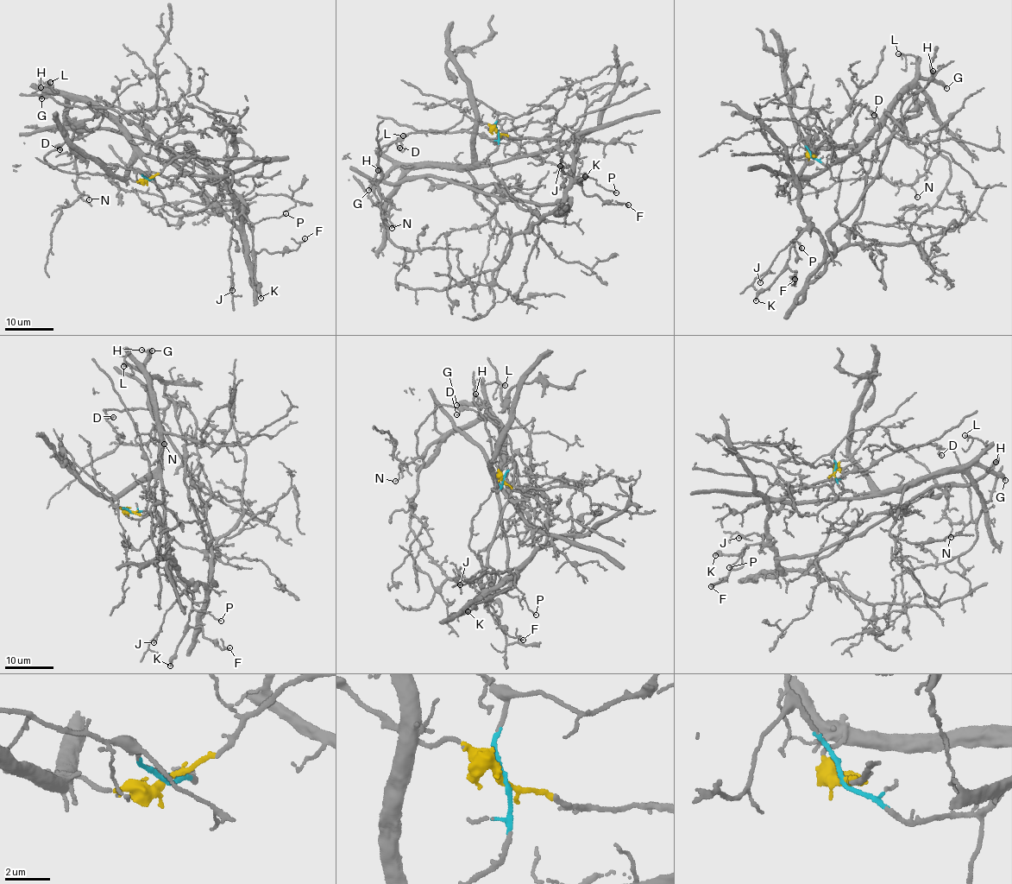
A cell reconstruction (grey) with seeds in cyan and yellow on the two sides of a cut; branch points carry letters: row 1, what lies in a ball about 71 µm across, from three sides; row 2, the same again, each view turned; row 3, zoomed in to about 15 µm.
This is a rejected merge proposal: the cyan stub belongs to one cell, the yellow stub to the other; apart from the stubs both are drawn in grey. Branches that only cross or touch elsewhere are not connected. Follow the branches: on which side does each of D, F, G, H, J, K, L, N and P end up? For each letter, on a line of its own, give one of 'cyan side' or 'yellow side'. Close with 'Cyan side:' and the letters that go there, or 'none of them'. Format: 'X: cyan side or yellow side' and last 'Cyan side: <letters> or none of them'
D: cyan side
F: yellow side
G: cyan side
H: cyan side
J: yellow side
K: yellow side
L: cyan side
N: cyan side
P: yellow side
Cyan side: D, G, H, L, N

